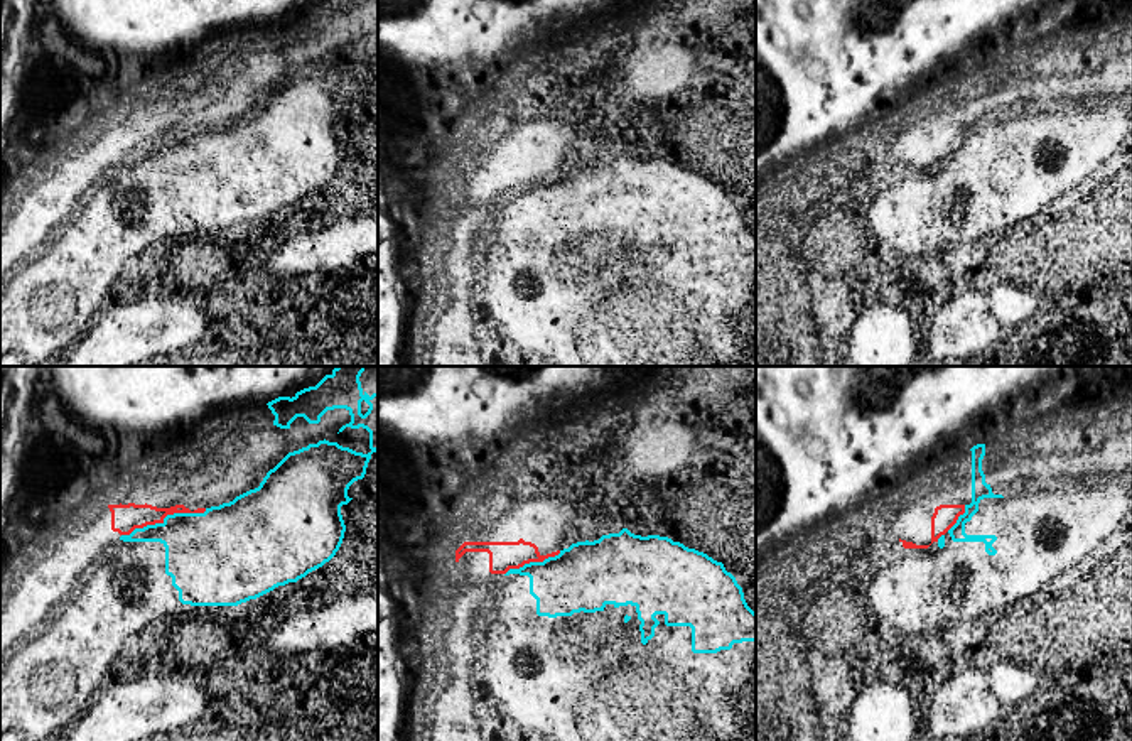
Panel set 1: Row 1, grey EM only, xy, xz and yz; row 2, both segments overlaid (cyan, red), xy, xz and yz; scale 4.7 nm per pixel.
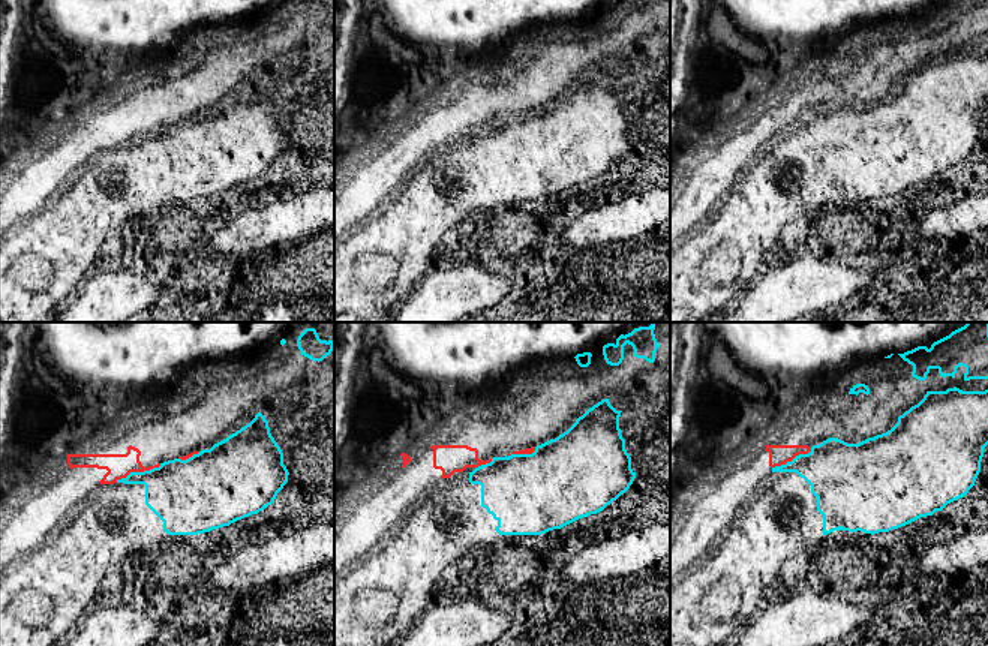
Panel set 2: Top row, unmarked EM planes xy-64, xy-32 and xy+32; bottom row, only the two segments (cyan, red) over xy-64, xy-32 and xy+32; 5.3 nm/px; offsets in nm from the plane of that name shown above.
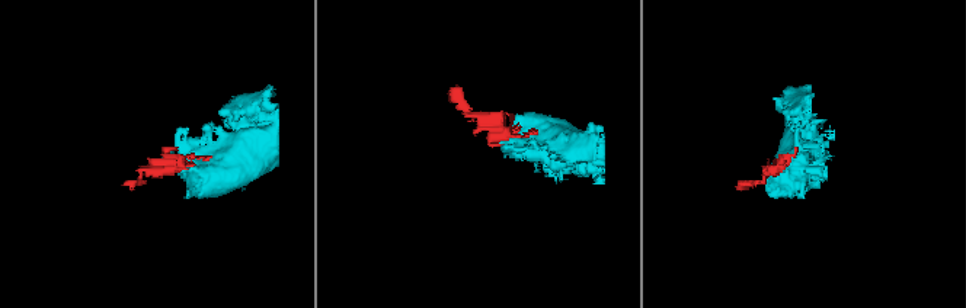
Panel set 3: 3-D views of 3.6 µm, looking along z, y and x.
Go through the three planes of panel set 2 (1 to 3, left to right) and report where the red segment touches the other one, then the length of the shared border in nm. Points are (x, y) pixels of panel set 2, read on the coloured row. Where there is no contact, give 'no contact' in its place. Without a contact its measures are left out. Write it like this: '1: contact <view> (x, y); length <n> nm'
1: contact xy-64 (138, 472); length 260 nm
2: contact xy-32 (483, 465); length 110 nm
3: contact xy+32 (793, 459); length 260 nm

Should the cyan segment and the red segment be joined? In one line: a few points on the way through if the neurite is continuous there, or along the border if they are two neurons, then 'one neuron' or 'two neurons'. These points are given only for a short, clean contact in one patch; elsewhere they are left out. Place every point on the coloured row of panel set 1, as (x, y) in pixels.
two neurons

